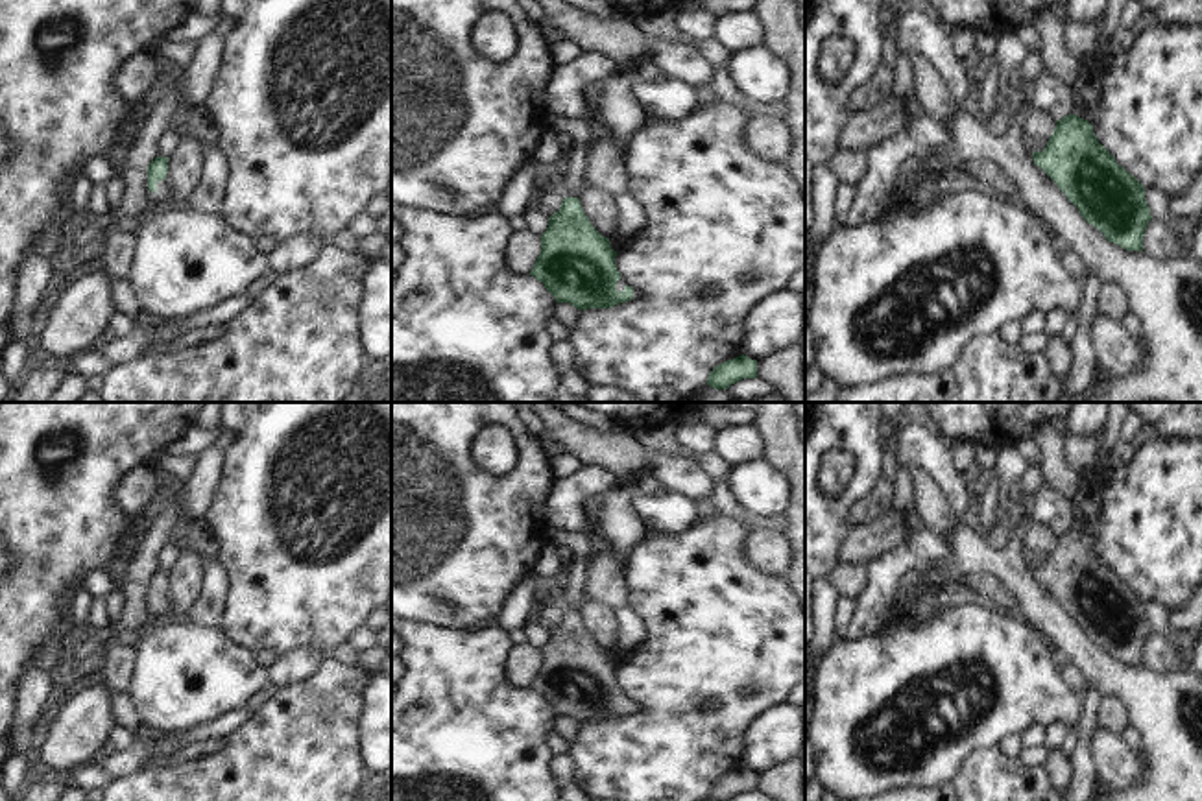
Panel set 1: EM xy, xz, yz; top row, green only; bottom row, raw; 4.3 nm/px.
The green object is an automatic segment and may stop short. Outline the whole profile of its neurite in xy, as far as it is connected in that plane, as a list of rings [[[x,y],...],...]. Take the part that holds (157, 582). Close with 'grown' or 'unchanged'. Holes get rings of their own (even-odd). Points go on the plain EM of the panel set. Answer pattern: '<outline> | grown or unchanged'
[[[155,570],[148,580],[148,604],[155,605],[161,613],[168,607],[168,570]]] | grown

